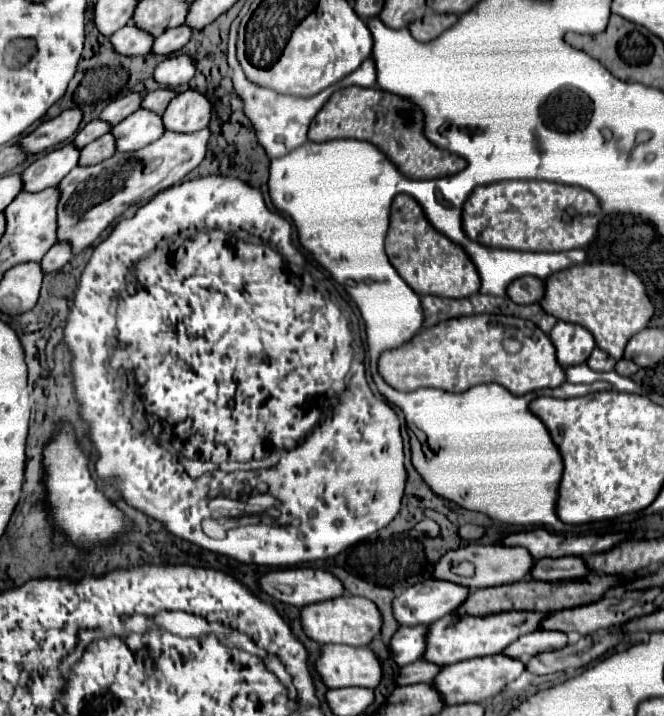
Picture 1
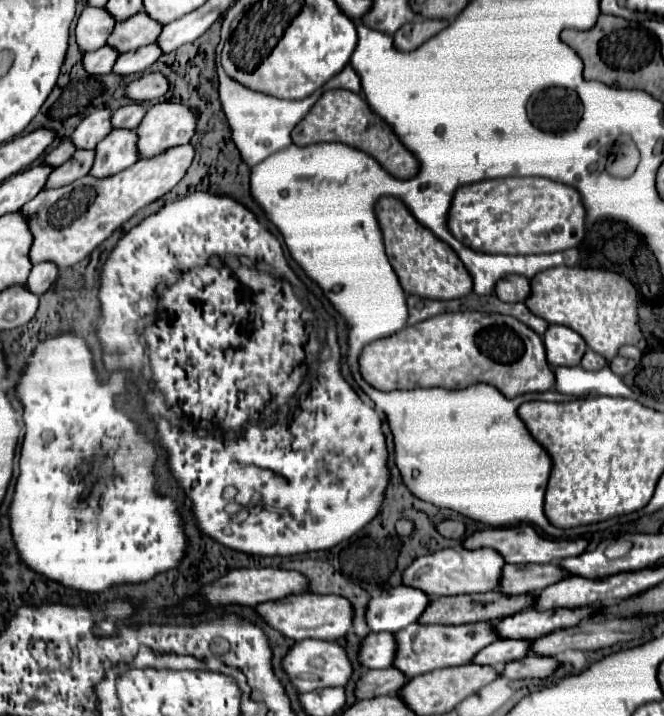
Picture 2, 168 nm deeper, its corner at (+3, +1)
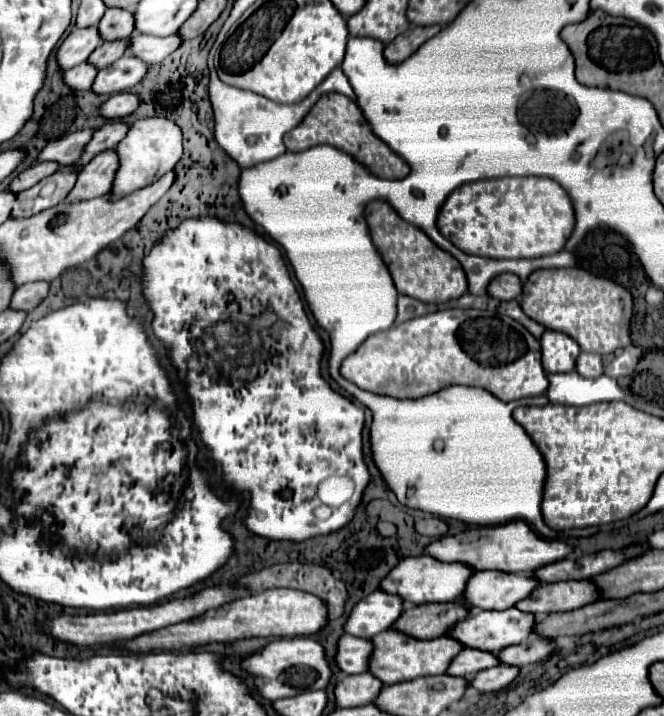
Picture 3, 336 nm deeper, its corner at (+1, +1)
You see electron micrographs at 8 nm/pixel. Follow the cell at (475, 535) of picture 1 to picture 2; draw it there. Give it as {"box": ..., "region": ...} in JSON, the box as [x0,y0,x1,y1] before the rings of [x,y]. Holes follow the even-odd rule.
{"box":[436,521,464,539],"region":[[[440,521],[436,525],[436,531],[444,537],[450,537],[450,539],[462,539],[464,537],[464,523],[460,523],[460,521]]]}

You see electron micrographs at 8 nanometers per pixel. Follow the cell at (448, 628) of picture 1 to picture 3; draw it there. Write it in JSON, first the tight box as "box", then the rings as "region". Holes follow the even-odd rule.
{"box":[370,631,464,685],"region":[[[382,631],[380,635],[372,637],[372,641],[376,643],[376,651],[372,655],[372,663],[370,663],[370,671],[384,683],[384,685],[394,685],[394,683],[402,683],[402,681],[410,681],[416,677],[426,677],[426,675],[442,675],[452,659],[464,649],[464,645],[450,637],[450,635],[442,635],[436,639],[414,639],[410,635],[404,635],[400,631]]]}

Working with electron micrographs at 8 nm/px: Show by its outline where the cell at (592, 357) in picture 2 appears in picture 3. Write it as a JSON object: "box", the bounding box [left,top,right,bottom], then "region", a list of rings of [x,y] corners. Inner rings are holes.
{"box":[576,353,604,377],"region":[[[580,353],[576,361],[576,371],[584,377],[600,377],[604,373],[602,357],[596,353]]]}

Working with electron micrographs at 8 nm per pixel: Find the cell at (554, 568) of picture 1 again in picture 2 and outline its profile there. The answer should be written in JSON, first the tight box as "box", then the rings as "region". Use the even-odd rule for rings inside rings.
{"box":[498,565,564,595],"region":[[[504,565],[502,579],[498,583],[504,595],[536,595],[548,585],[564,577],[564,571],[558,565]]]}

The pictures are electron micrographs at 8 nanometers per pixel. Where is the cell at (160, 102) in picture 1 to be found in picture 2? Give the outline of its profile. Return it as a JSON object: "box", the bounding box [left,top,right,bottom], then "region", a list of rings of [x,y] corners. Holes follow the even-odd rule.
{"box":[112,103,146,131],"region":[[[134,103],[124,105],[112,113],[112,129],[122,127],[122,129],[134,131],[138,127],[138,123],[142,121],[144,113],[146,113],[146,109],[142,105],[134,105]]]}

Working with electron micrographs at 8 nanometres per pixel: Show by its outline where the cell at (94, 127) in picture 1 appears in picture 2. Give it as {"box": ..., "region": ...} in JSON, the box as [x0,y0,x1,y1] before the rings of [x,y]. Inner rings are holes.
{"box":[44,139,76,167],"region":[[[64,139],[64,141],[60,141],[60,143],[46,155],[44,165],[48,165],[48,167],[60,167],[62,163],[66,163],[66,161],[72,157],[74,151],[76,151],[76,149],[70,147],[68,139]]]}

